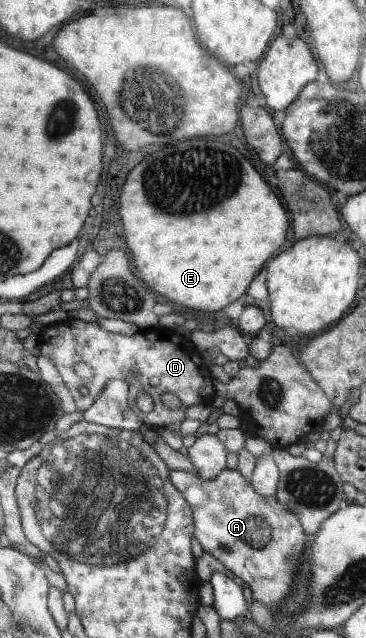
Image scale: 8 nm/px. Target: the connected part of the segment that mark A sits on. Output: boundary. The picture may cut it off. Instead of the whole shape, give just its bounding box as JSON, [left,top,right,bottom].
[171,470,305,609]

